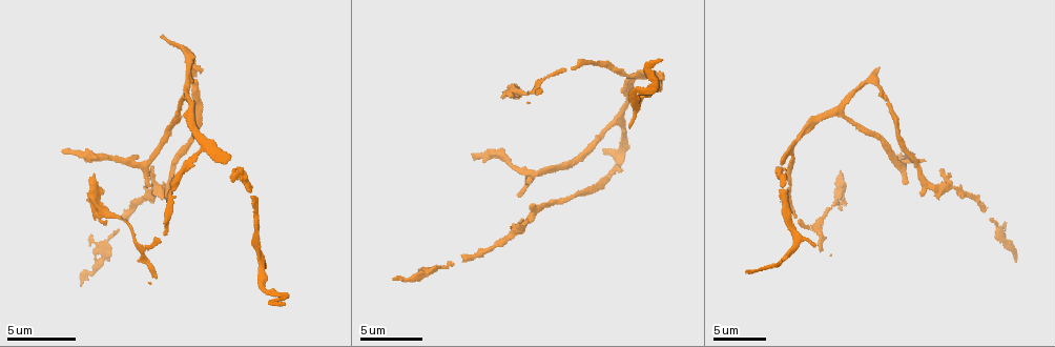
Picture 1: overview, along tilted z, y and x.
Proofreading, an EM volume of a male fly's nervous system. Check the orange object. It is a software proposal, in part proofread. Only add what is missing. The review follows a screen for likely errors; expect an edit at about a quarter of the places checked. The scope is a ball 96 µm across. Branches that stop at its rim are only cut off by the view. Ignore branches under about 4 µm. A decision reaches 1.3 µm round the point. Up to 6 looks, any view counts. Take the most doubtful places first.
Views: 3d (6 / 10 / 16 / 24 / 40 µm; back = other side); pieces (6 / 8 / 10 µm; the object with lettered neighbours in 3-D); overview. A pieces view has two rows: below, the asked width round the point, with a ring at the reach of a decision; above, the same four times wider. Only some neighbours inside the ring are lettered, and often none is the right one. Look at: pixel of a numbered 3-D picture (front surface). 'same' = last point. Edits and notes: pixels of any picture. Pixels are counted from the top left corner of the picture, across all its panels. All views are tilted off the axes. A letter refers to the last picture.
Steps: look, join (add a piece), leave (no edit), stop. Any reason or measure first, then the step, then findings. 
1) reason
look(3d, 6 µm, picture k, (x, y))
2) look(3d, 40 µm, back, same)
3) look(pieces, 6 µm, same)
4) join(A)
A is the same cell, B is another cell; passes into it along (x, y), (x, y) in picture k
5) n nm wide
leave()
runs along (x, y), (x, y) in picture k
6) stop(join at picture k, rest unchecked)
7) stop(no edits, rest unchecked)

an open end
look(3d, 10 µm, picture 1, (921, 162))

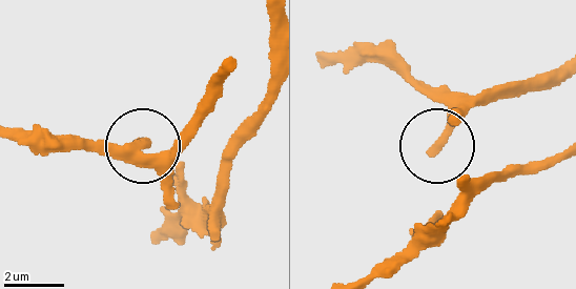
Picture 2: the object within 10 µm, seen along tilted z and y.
look(pieces, 10 µm, picture 2, (434, 151))

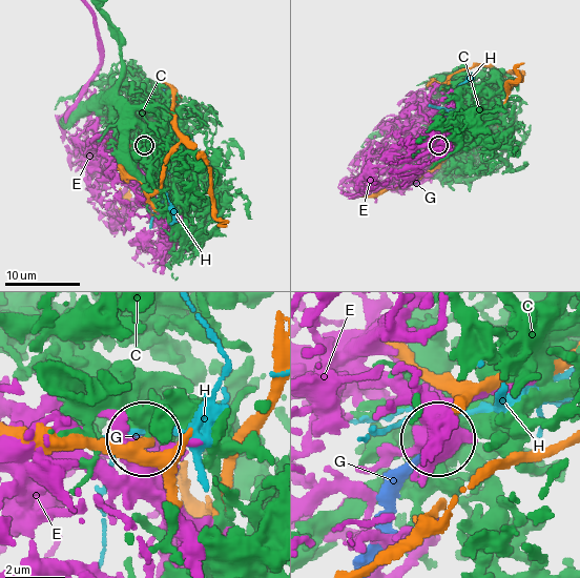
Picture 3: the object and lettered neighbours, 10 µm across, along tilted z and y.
join(G)
G is the same cell, C, E and H are other cells; the neuron continues

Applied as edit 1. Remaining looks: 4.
an open end
look(pieces, 8 µm, picture 1, (163, 37))

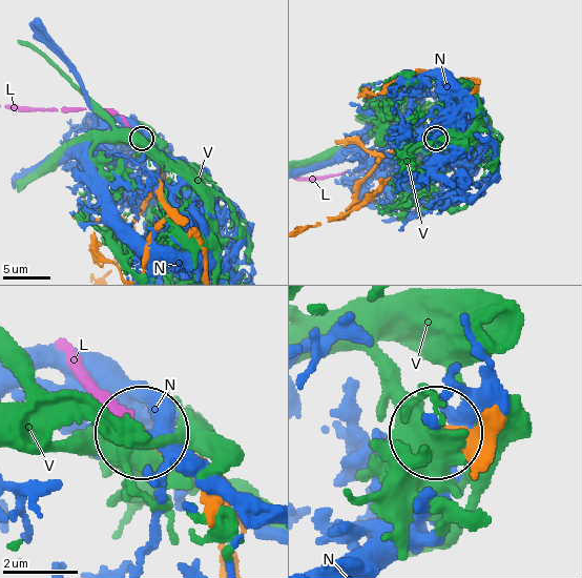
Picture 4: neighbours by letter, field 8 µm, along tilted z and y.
join(L)
L is the same cell, N and V are other cells; it goes on there

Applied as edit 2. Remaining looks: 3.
branch stops here
look(pieces, 8 µm, picture 1, (815, 244))

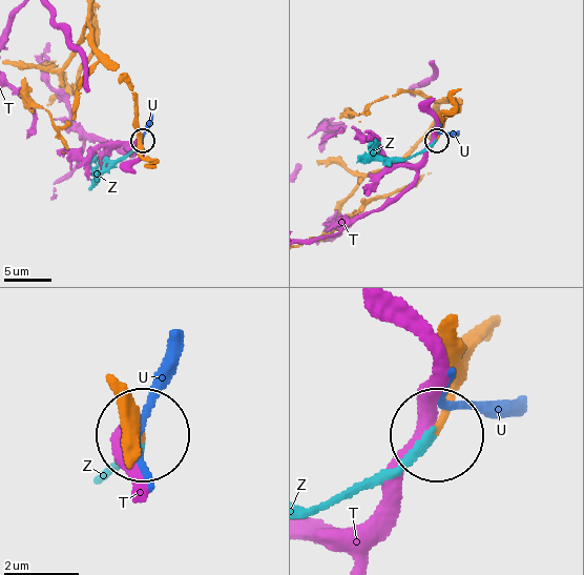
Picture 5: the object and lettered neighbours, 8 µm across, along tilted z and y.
170 nm wide
join(Z)
Z is the same cell, T and U are other cells; the neuron continues

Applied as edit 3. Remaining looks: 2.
stop(join at picture 3, join at picture 4, join at picture 5, rest unchecked)

